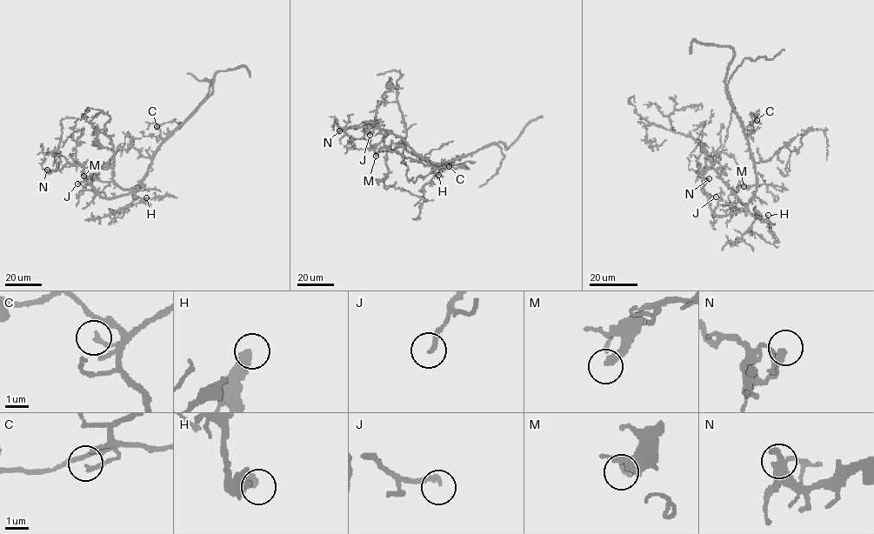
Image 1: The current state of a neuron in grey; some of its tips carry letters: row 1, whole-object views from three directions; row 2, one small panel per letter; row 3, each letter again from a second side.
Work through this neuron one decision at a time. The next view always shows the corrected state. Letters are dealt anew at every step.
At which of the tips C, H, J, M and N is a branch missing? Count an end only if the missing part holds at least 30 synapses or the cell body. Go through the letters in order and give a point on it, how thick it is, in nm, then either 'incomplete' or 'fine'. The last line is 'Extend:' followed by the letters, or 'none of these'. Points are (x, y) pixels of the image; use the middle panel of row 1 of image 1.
C: place (449, 166); calibre 170 nm; fine
H: place (438, 175); calibre 440 nm; fine
J: place (370, 135); calibre 200 nm; fine
M: place (376, 156); calibre 400 nm; incomplete
N: place (339, 130); calibre 340 nm; fine
Extend: M

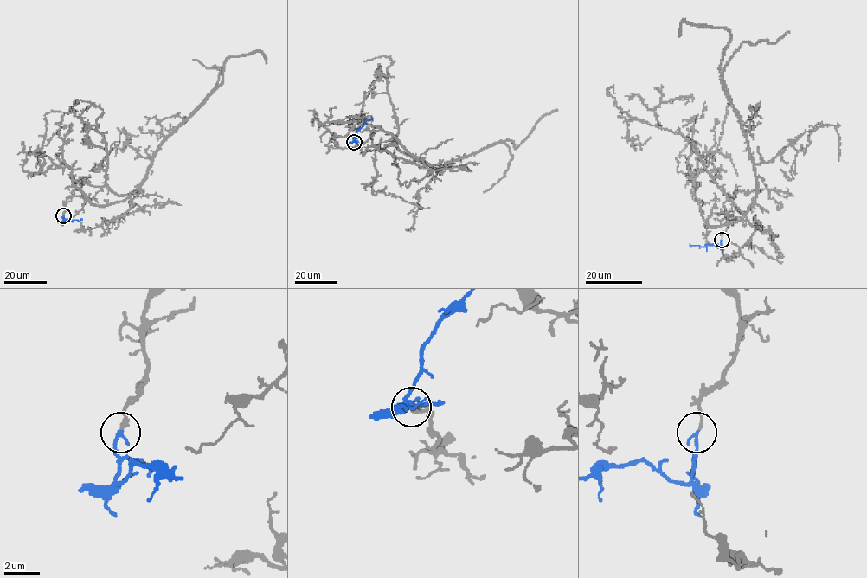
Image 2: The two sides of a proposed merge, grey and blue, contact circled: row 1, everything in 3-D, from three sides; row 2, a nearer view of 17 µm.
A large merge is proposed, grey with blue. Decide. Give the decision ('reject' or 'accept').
accept

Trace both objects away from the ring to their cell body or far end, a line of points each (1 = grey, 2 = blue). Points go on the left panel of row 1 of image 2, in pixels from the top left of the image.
1: (63, 215), (73, 195), (103, 206), (127, 198), (157, 148), (219, 86), (230, 57), (260, 52), (266, 64)
2: (63, 215), (62, 221), (64, 219), (82, 220)

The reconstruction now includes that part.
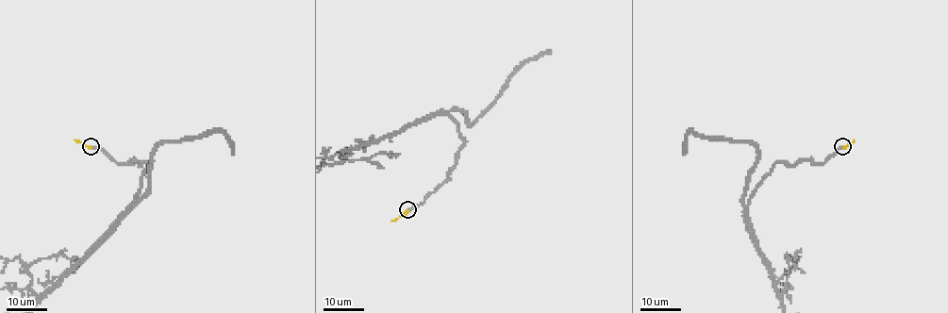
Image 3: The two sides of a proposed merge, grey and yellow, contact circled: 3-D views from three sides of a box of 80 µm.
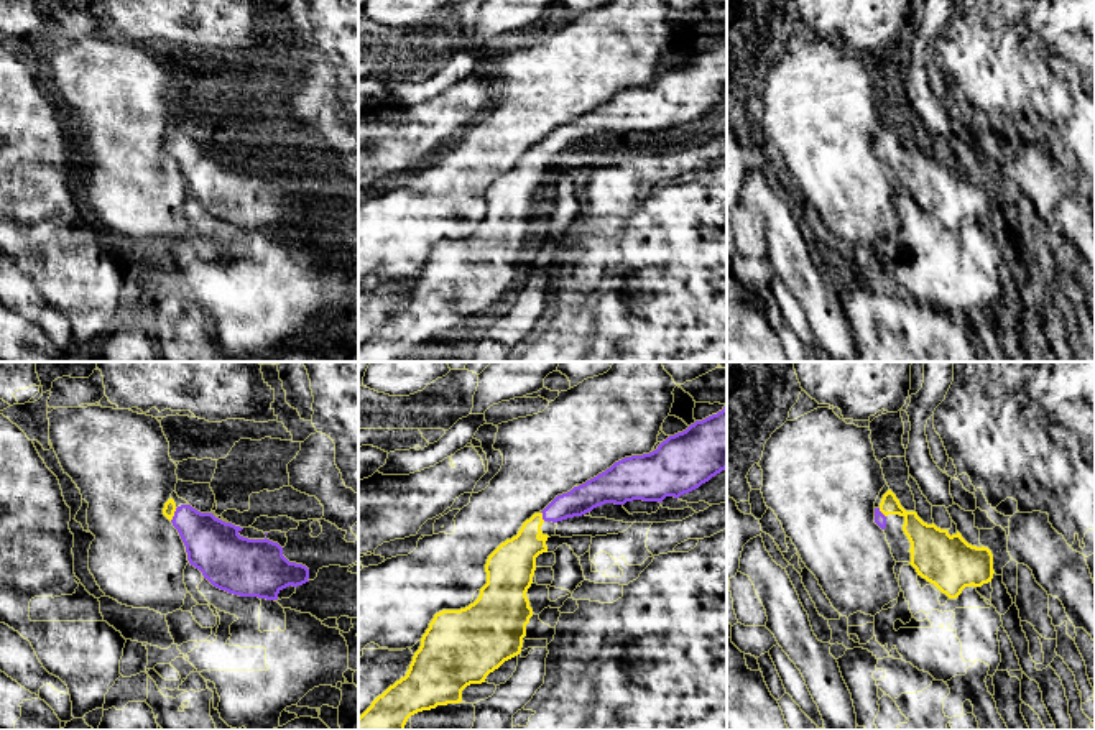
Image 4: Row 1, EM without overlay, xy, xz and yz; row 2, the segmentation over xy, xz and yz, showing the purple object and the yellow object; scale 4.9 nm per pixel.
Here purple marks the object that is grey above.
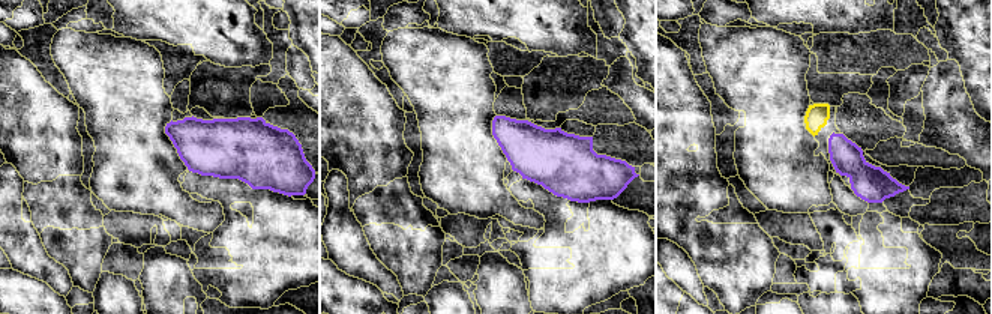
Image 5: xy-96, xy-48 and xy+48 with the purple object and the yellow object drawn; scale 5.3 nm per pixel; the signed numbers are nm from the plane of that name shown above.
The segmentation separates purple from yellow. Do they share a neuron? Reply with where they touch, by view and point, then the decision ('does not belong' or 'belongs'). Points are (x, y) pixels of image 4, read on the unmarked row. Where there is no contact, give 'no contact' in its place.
xy (175, 147) | belongs

